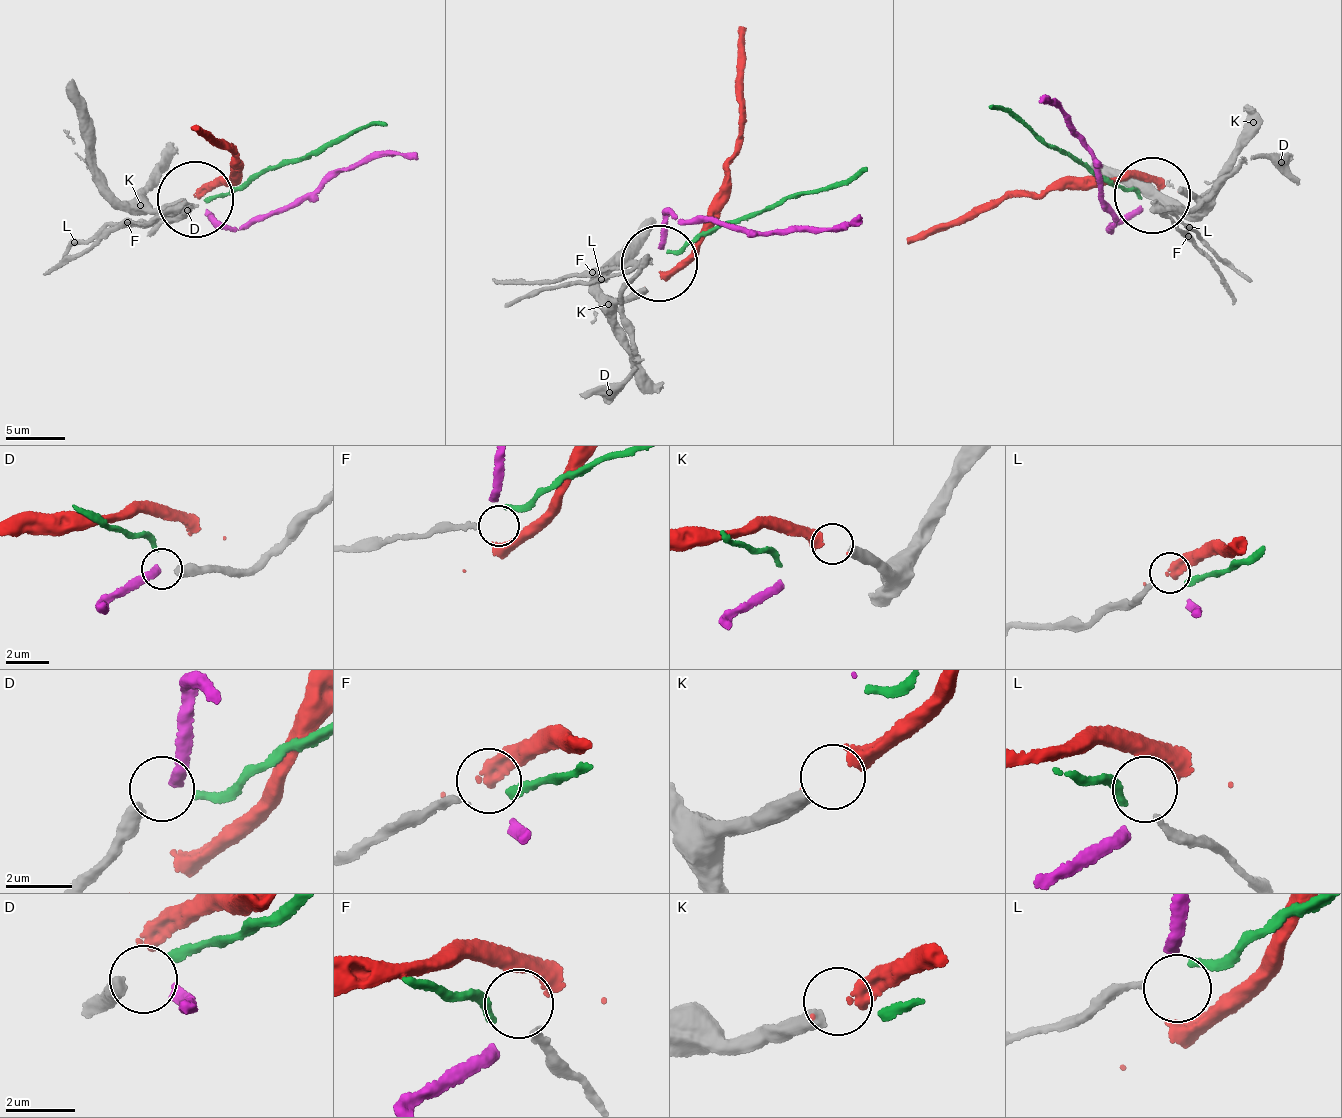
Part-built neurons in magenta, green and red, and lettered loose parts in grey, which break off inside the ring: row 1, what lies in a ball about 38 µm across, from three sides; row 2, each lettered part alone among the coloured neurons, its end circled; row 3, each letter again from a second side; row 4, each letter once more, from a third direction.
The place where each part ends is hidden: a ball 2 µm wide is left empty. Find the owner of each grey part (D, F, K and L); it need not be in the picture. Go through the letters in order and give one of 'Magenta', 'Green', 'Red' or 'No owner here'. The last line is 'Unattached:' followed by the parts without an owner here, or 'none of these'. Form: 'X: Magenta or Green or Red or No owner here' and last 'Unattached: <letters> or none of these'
D: Magenta
F: No owner here
K: Red
L: No owner here
Unattached: F, L

